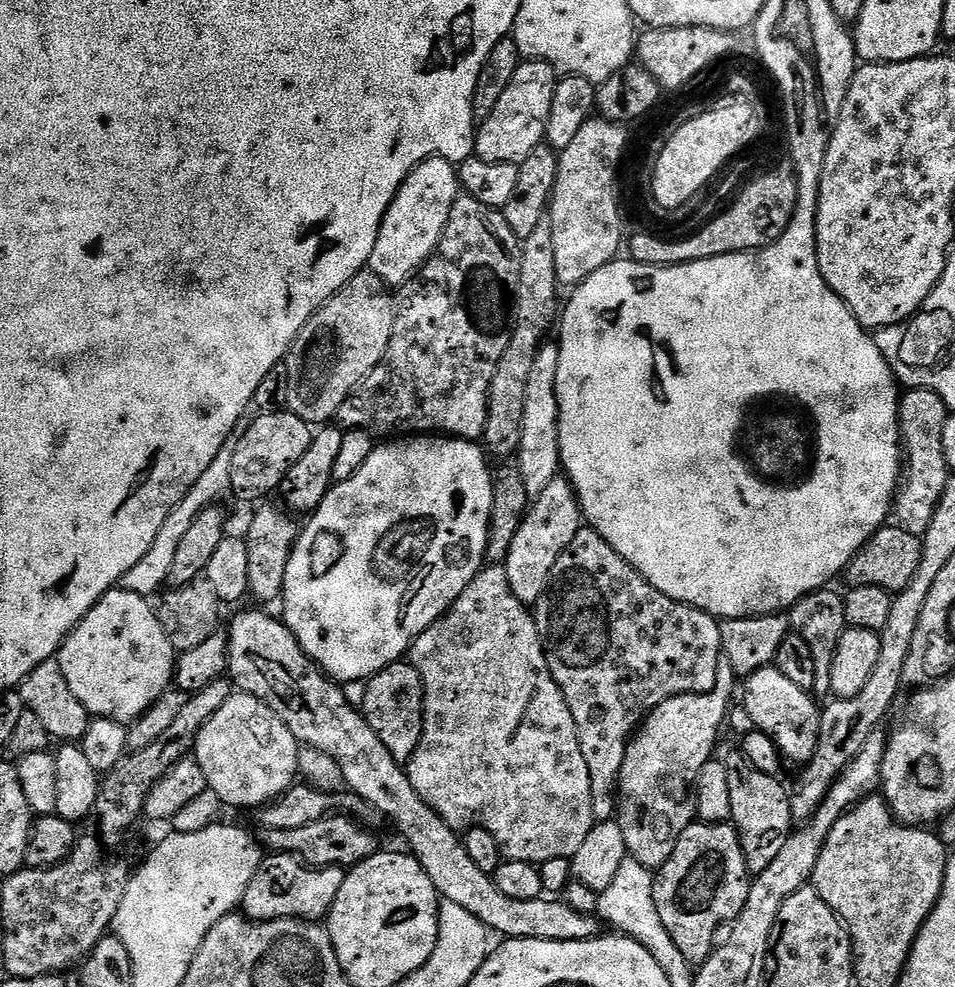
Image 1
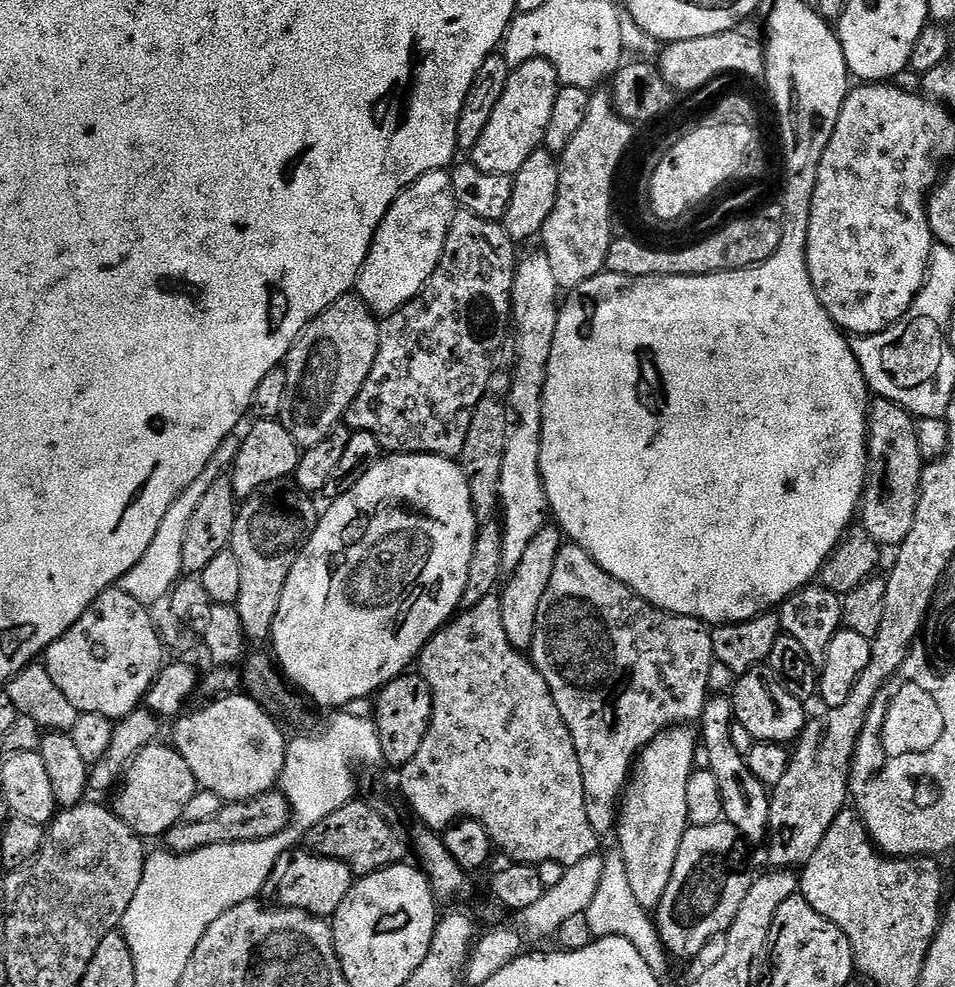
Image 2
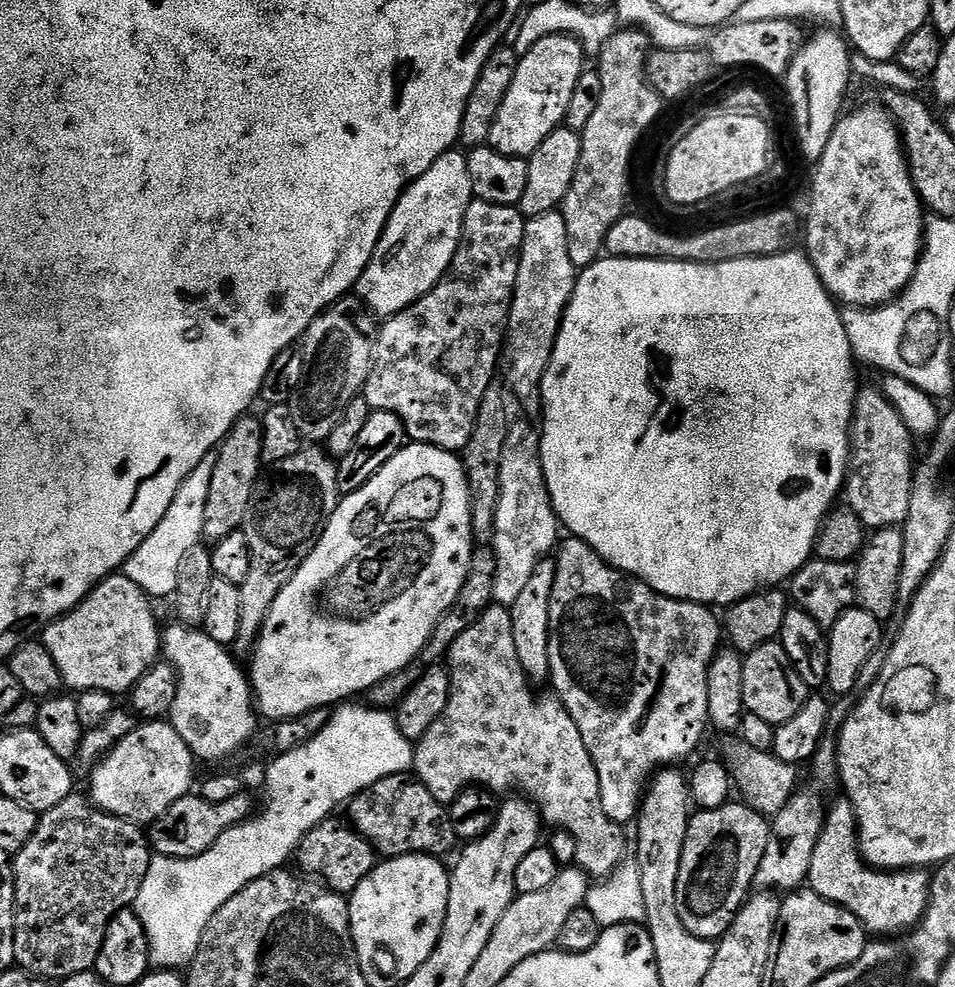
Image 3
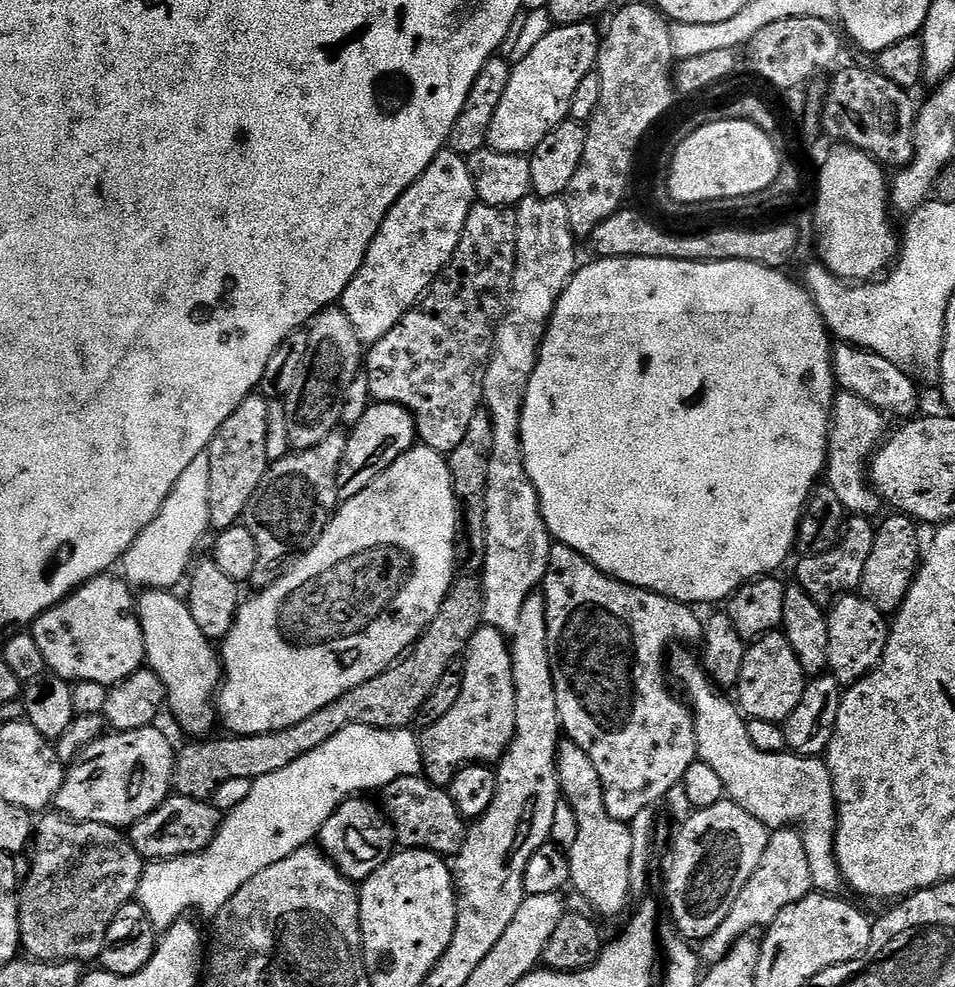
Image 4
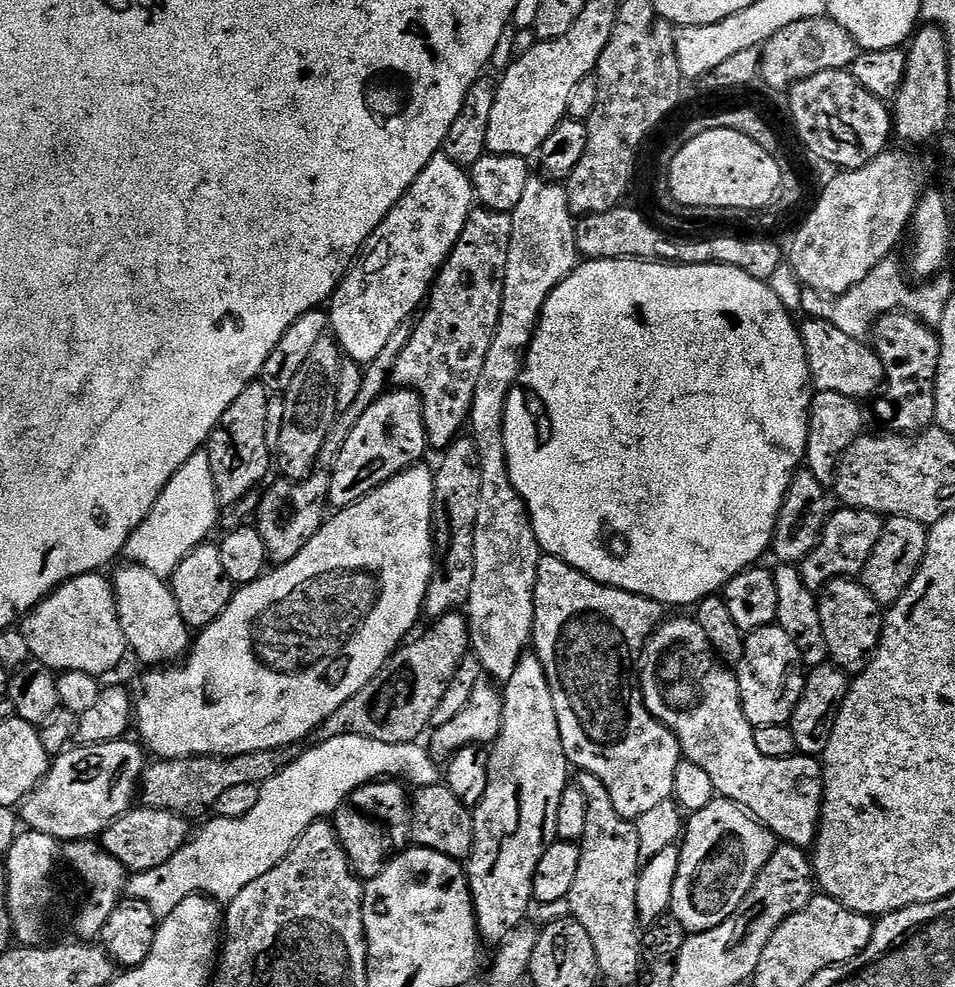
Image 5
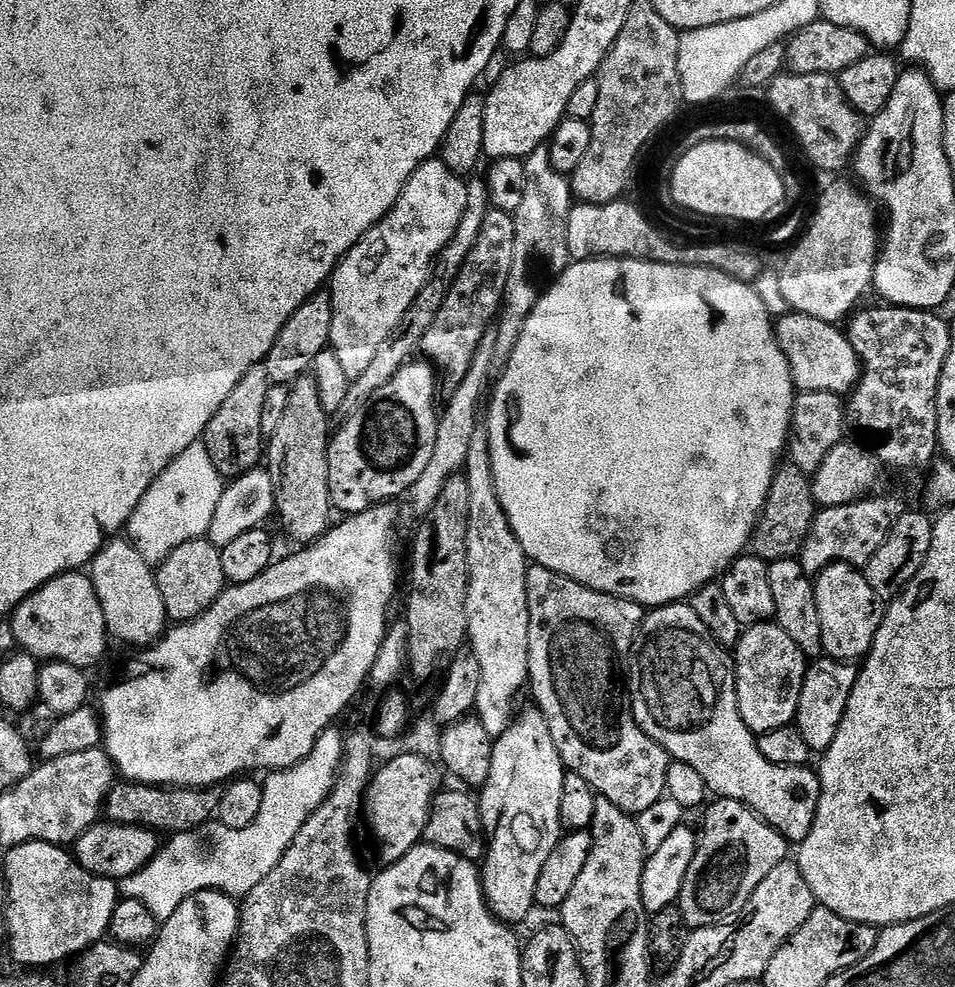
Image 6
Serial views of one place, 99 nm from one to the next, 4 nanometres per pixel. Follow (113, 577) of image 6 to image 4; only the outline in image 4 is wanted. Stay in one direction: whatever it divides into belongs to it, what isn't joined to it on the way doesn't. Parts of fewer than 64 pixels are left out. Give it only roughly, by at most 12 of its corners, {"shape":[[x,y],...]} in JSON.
{"shape":[[172,590],[139,593],[144,659],[189,737],[218,720],[222,665]]}

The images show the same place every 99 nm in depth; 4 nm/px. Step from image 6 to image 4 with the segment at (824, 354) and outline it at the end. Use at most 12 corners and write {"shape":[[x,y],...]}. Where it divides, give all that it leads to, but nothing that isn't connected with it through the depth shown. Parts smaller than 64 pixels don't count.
{"shape":[[842,342],[837,385],[900,420],[918,390],[901,365]]}

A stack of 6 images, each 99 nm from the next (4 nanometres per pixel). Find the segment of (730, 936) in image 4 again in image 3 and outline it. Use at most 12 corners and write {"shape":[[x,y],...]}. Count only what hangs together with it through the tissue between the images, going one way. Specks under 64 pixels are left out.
{"shape":[[797,791],[771,817],[760,890],[796,890],[826,803]]}

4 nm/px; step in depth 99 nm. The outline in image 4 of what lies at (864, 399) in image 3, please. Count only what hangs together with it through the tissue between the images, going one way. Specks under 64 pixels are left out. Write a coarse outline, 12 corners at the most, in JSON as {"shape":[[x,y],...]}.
{"shape":[[837,391],[826,482],[849,513],[875,517],[882,501],[870,461],[885,413]]}

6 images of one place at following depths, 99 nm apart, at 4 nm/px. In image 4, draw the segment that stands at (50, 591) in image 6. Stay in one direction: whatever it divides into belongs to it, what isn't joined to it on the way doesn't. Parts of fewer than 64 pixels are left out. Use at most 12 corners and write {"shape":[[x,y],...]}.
{"shape":[[95,576],[32,621],[45,669],[111,686],[145,663],[133,589]]}

